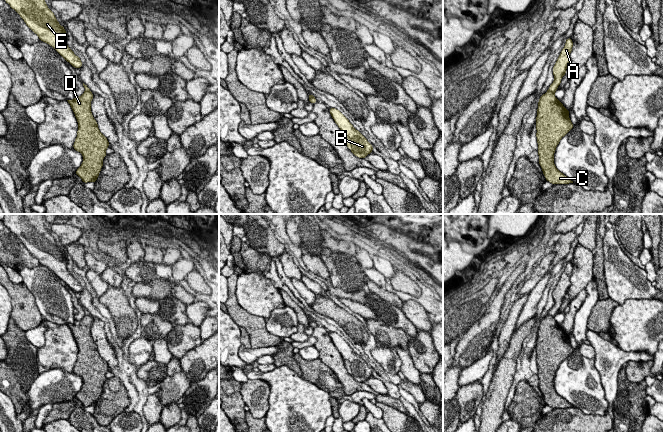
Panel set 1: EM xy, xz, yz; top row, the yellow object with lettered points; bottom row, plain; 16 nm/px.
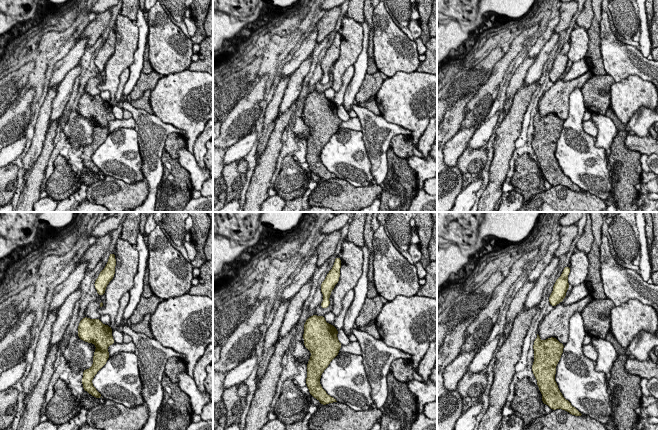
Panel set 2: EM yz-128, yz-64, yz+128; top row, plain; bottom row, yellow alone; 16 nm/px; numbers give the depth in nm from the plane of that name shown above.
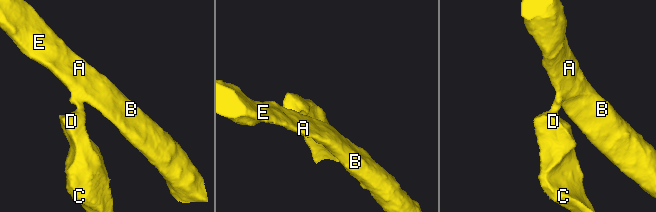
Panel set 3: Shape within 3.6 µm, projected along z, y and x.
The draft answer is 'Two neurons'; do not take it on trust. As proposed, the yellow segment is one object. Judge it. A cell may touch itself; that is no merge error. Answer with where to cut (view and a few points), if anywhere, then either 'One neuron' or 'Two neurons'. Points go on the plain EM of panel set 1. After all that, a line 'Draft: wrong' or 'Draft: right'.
Split along yz (548, 313), (553, 317). Two neurons
Draft: right

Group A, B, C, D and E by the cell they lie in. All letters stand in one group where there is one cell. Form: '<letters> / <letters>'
A B E / C D

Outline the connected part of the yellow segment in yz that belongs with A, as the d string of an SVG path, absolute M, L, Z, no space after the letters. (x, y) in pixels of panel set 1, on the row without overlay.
M567 262L564 272L562 273L555 289L553 290L554 306L548 312L549 315L555 317L561 307L562 301L566 297L568 288L570 287L570 277L572 275L572 262Z

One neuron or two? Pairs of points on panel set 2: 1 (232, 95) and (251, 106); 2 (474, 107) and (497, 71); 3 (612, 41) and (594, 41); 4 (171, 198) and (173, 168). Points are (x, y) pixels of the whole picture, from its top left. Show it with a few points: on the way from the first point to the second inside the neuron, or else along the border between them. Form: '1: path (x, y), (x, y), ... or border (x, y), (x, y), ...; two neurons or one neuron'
1: border (246, 94), (231, 110); two neurons
2: path (483, 98), (489, 92), (494, 80); one neuron
3: border (600, 18), (600, 54), (603, 64); two neurons
4: path (175, 191), (176, 179), (174, 175); one neuron

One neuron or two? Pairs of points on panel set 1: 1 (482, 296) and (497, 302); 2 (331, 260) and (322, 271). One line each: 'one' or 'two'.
1: two
2: two

